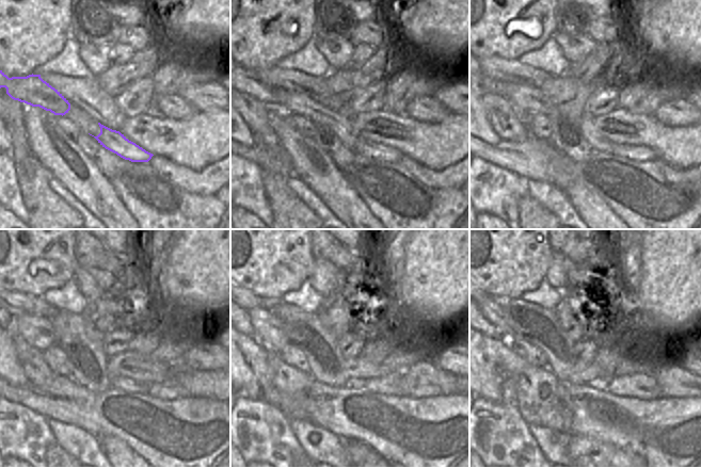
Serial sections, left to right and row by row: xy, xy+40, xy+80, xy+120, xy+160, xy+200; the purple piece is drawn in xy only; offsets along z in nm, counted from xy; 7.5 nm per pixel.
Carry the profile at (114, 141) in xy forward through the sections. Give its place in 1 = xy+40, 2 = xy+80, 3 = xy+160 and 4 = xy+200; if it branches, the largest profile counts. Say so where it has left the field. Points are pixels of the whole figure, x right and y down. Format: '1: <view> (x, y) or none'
1: xy+40 (364, 147)
2: xy+80 (638, 152)
3: xy+160 (423, 380)
4: xy+200 (675, 382)

